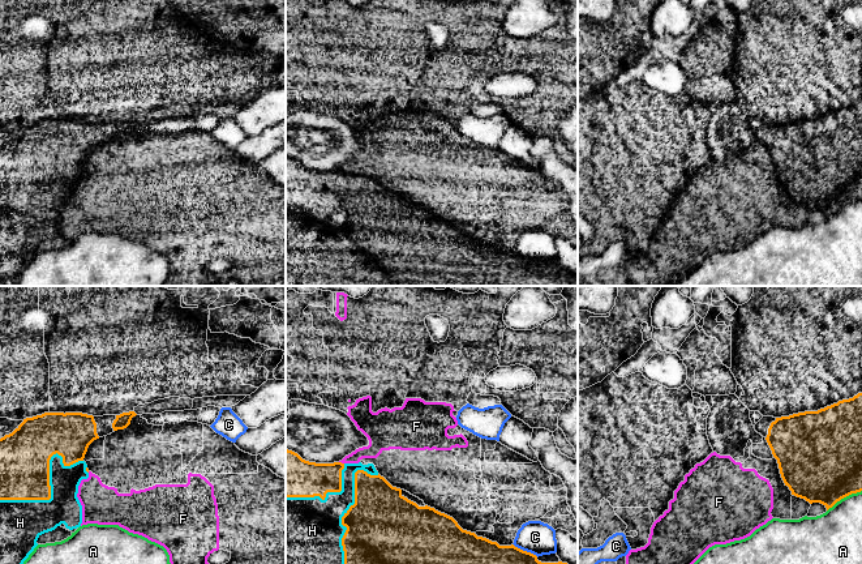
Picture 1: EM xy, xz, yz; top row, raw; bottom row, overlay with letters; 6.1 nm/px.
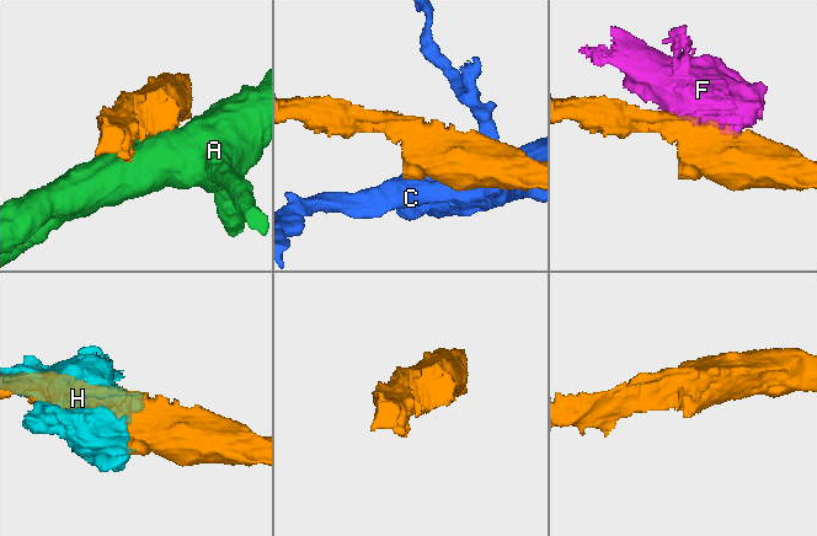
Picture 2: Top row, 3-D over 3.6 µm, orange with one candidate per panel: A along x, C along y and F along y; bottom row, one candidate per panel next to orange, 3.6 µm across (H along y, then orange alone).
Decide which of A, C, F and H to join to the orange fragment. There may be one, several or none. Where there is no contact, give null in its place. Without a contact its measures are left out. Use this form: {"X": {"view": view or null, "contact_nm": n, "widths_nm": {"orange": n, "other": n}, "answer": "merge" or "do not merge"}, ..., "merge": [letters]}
{"A": {"view": "yz", "contact_nm": 260, "widths_nm": {"orange": 500, "other": 320}, "answer": "do not merge"}, "C": {"view": "xz", "contact_nm": 180, "widths_nm": {"orange": 400, "other": 200}, "answer": "do not merge"}, "F": {"view": "xz", "contact_nm": 40, "widths_nm": {"orange": 220, "other": 100}, "answer": "do not merge"}, "H": {"view": "xz", "contact_nm": 700, "widths_nm": {"orange": 440, "other": 460}, "answer": "do not merge"}, "merge": []}

